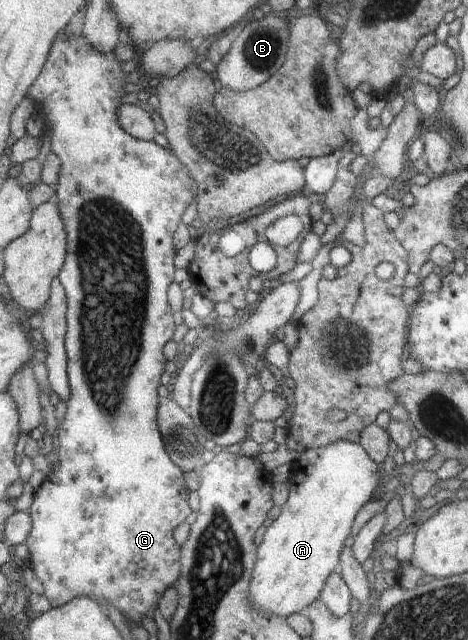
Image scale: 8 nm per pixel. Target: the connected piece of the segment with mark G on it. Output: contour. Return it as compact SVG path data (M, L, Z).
M62 30L56 38L53 48L49 53L48 60L41 70L34 85L30 88L30 96L34 99L34 108L47 123L47 130L52 130L51 150L58 156L61 162L58 182L55 193L59 198L57 206L60 208L61 217L64 219L65 233L68 235L68 249L65 256L65 264L57 279L62 283L67 298L67 311L65 321L67 329L65 332L65 349L67 352L67 377L71 395L67 398L67 412L60 428L58 448L60 468L58 471L50 472L42 482L42 486L34 494L34 500L29 508L33 518L33 530L29 540L24 544L28 546L31 567L38 580L43 584L44 594L51 601L51 608L56 608L72 601L77 596L87 596L102 605L114 604L129 619L141 624L142 614L152 616L152 608L158 604L158 598L162 592L176 584L181 576L180 572L180 546L174 542L172 532L174 528L184 522L190 514L188 508L189 490L184 482L184 472L169 457L164 448L162 436L158 432L158 384L160 376L164 372L164 358L162 348L168 344L174 332L174 318L172 310L168 306L167 290L174 278L174 248L172 248L172 234L176 232L180 224L180 216L184 210L196 201L199 190L196 190L196 181L188 172L188 167L176 158L171 149L165 149L155 141L143 141L134 138L121 127L117 110L122 103L122 85L126 82L128 74L122 72L126 62L121 62L113 52L98 52L90 43L81 36L75 36Z

